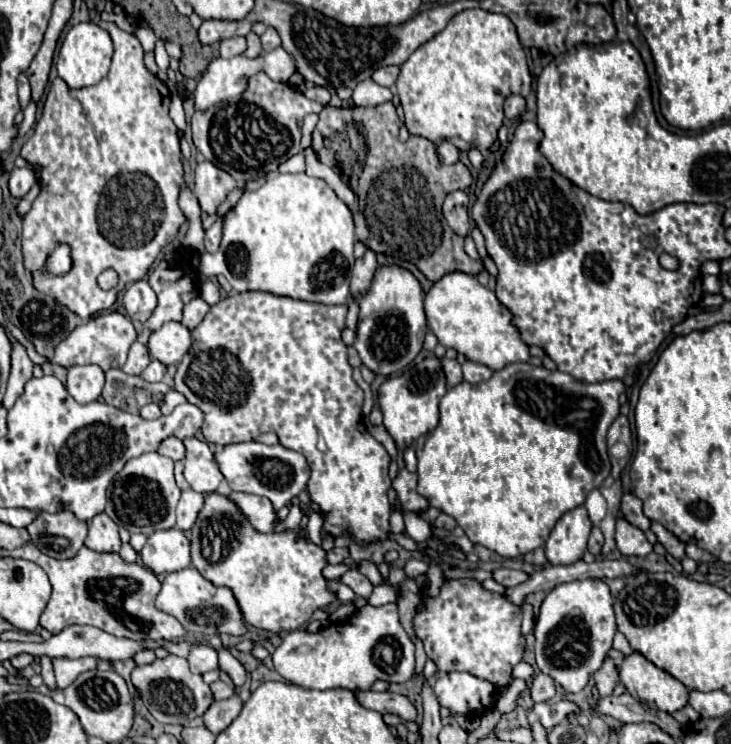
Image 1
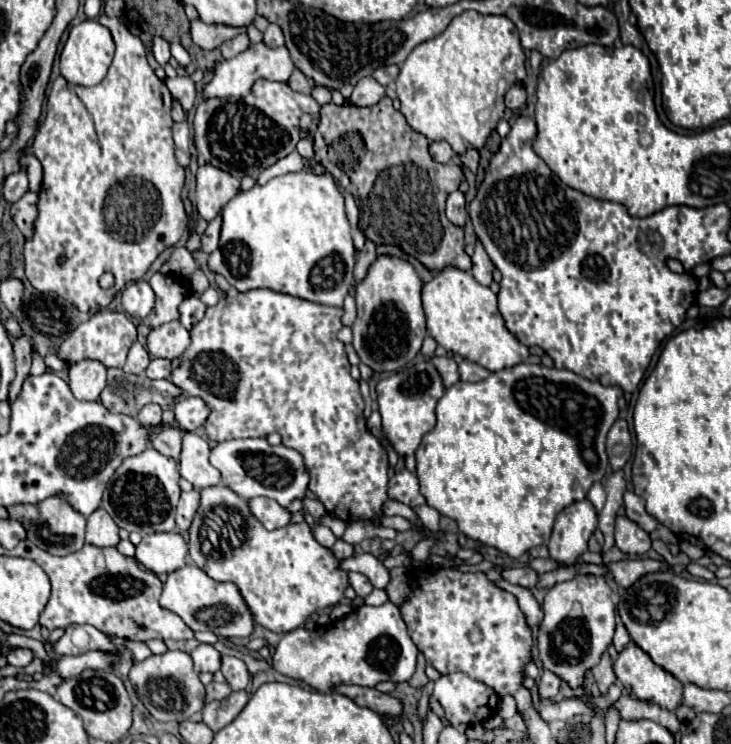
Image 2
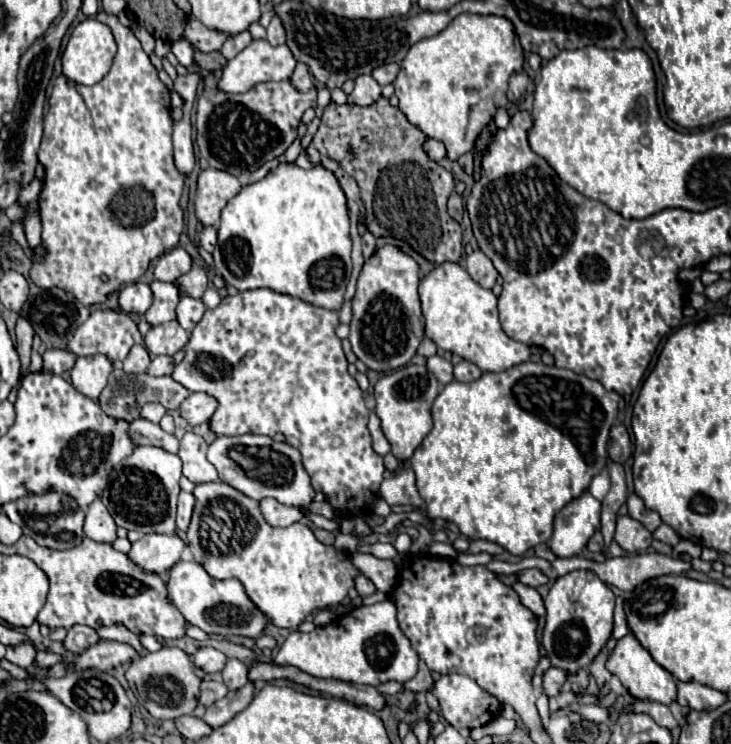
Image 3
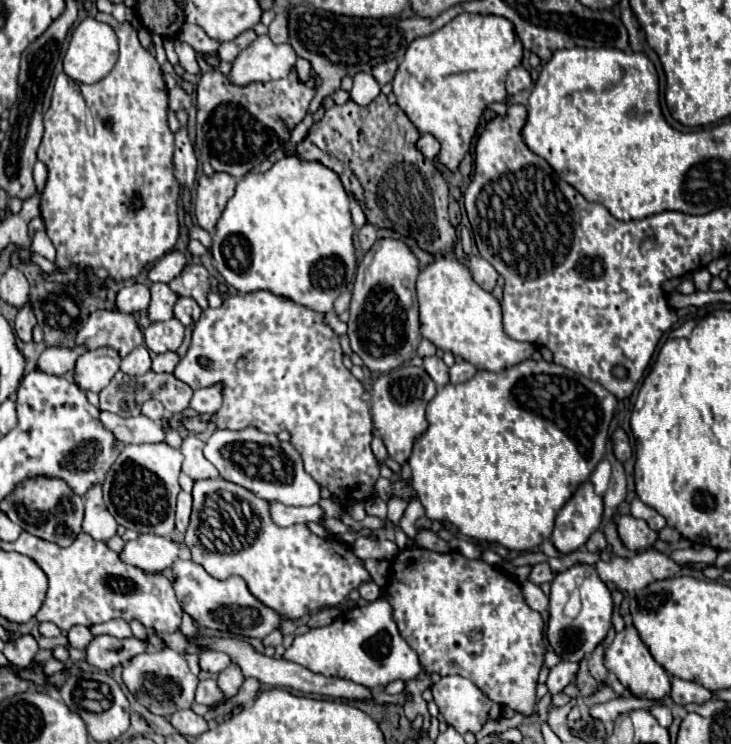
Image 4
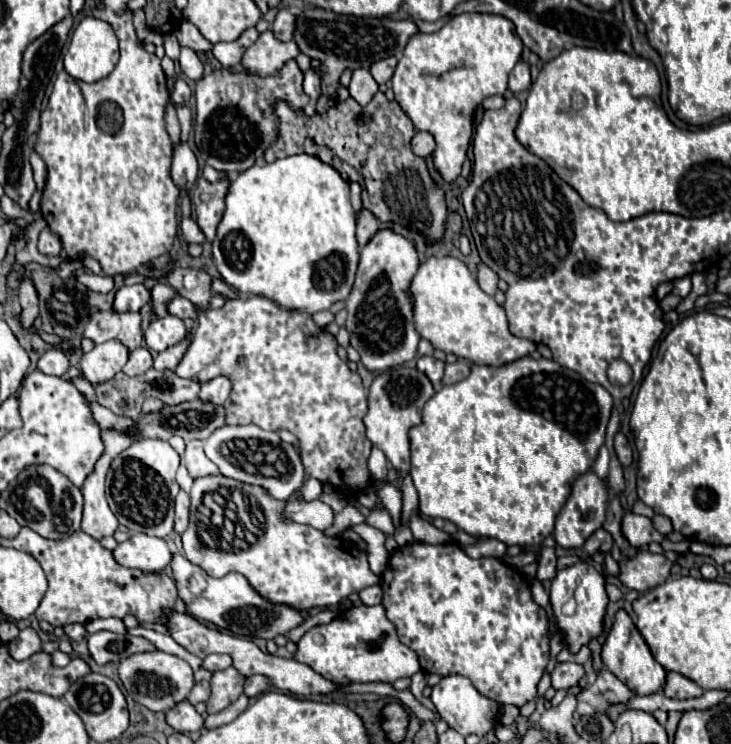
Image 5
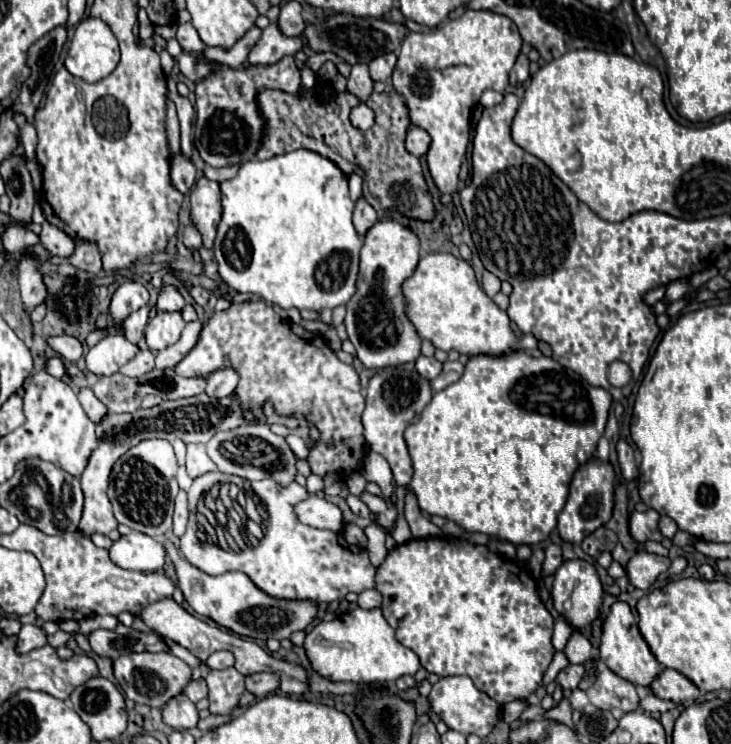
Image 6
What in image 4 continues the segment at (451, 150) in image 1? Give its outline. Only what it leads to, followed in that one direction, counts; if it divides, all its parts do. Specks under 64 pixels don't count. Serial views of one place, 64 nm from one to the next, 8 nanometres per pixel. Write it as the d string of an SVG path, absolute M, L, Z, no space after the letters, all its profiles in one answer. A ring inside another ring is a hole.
M422 134L420 140L416 142L416 146L428 160L434 160L438 156L438 150L440 150L440 144L432 134Z

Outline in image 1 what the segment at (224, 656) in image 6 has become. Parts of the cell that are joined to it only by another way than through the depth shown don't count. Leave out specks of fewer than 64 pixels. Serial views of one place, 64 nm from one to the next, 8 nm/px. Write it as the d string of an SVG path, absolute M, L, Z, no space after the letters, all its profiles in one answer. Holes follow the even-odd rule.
M200 644L200 646L192 648L188 662L190 662L190 670L194 674L204 674L204 672L218 668L218 652L208 644Z

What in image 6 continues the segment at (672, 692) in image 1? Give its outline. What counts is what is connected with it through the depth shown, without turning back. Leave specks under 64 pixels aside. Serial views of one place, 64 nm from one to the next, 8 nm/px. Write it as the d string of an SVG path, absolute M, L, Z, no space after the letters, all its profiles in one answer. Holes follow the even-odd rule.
M614 602L610 606L610 612L602 624L602 638L600 638L600 660L620 678L630 680L632 684L638 684L642 688L648 688L652 680L660 674L660 664L656 662L654 654L650 652L646 640L642 638L636 618L626 602Z

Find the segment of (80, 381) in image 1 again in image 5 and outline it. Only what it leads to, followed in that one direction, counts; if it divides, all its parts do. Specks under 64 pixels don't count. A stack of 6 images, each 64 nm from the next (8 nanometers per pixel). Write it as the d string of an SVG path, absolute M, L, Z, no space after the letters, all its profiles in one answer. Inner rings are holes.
M108 340L104 344L96 344L90 352L82 356L82 376L90 384L100 384L114 378L116 372L124 368L128 362L128 348L118 340Z

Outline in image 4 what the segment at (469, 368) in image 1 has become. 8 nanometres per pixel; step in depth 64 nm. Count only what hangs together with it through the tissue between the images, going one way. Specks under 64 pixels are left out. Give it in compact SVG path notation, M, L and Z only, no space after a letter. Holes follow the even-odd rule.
M456 362L452 368L450 368L450 382L452 384L458 384L458 382L466 382L470 380L474 374L476 374L476 368L470 364L470 362Z

